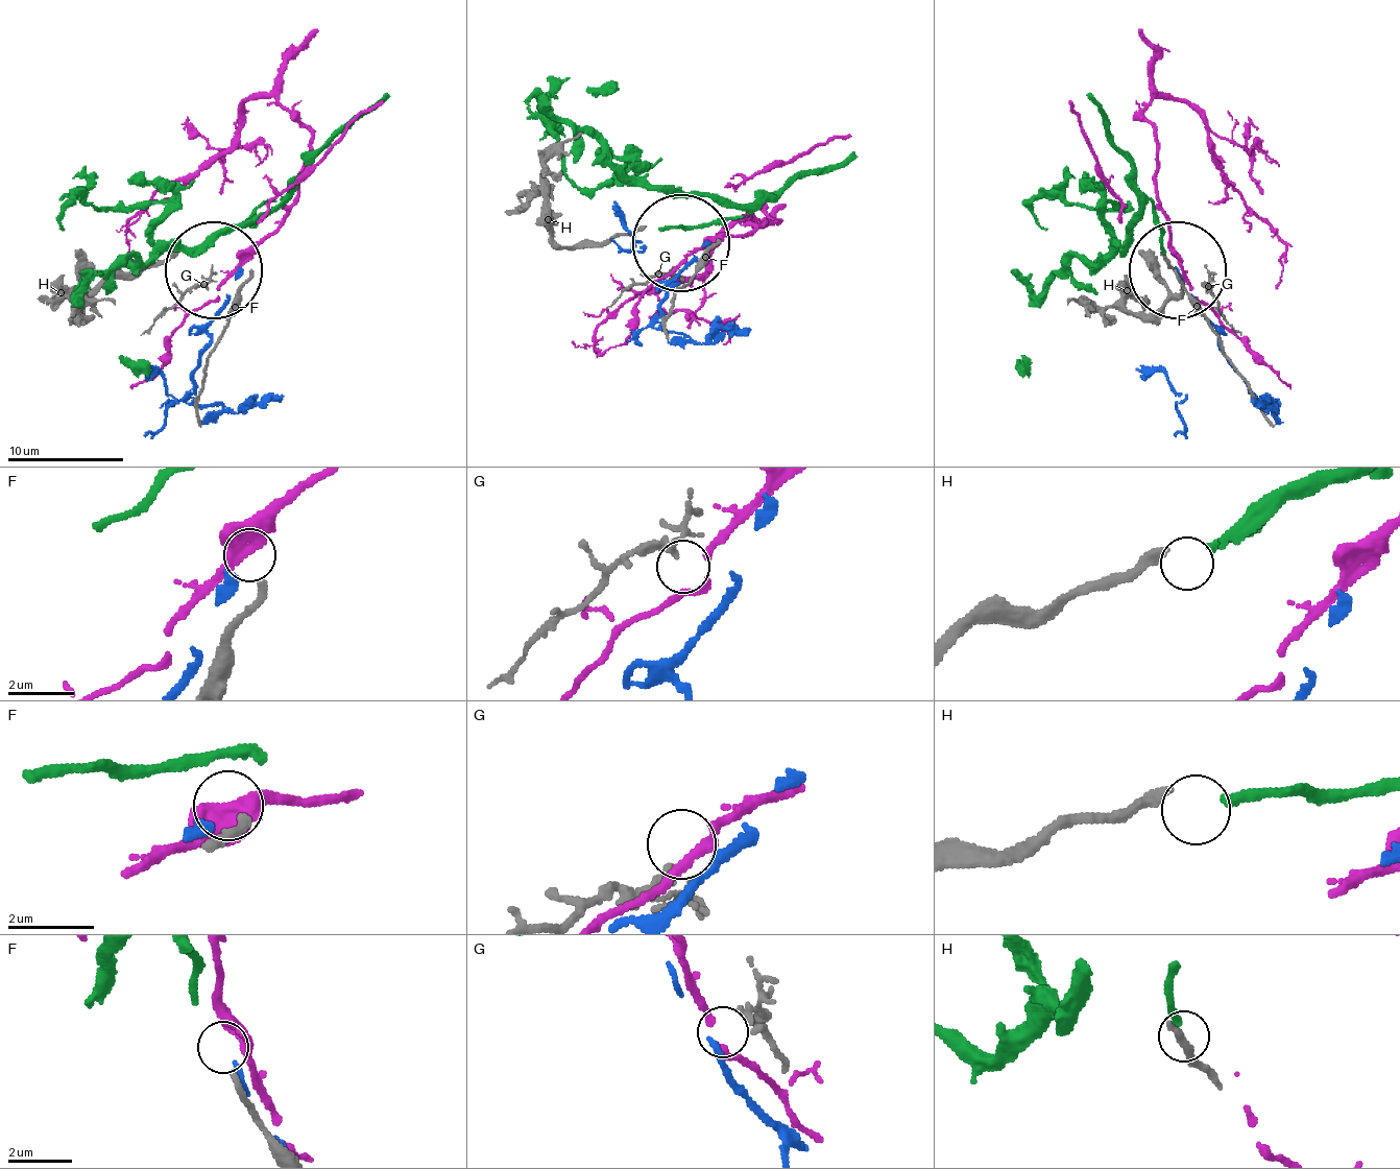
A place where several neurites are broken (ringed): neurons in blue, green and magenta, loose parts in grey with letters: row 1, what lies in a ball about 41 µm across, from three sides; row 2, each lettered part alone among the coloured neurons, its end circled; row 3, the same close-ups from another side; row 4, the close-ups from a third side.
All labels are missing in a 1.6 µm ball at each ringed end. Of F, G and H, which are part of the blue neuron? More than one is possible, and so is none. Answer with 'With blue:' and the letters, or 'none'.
With blue: none

